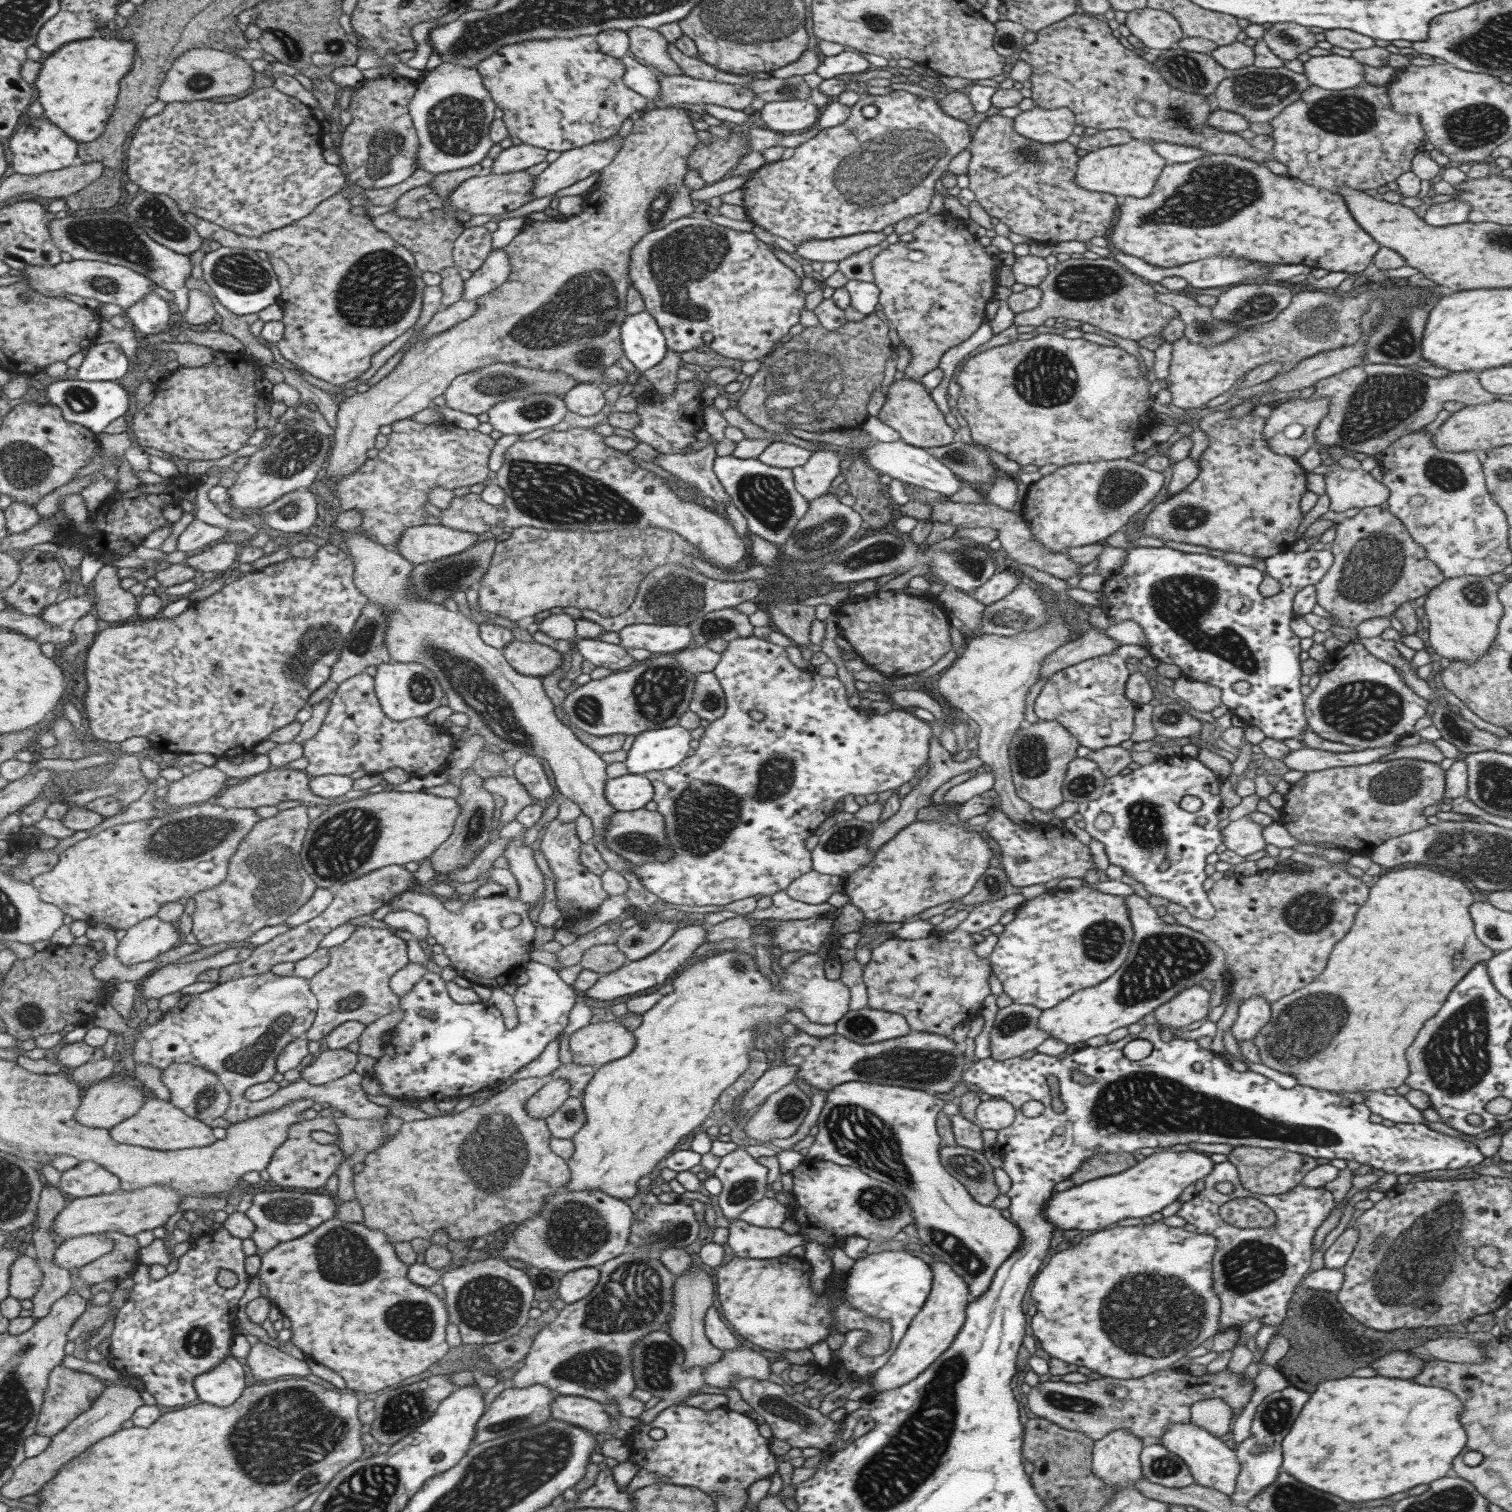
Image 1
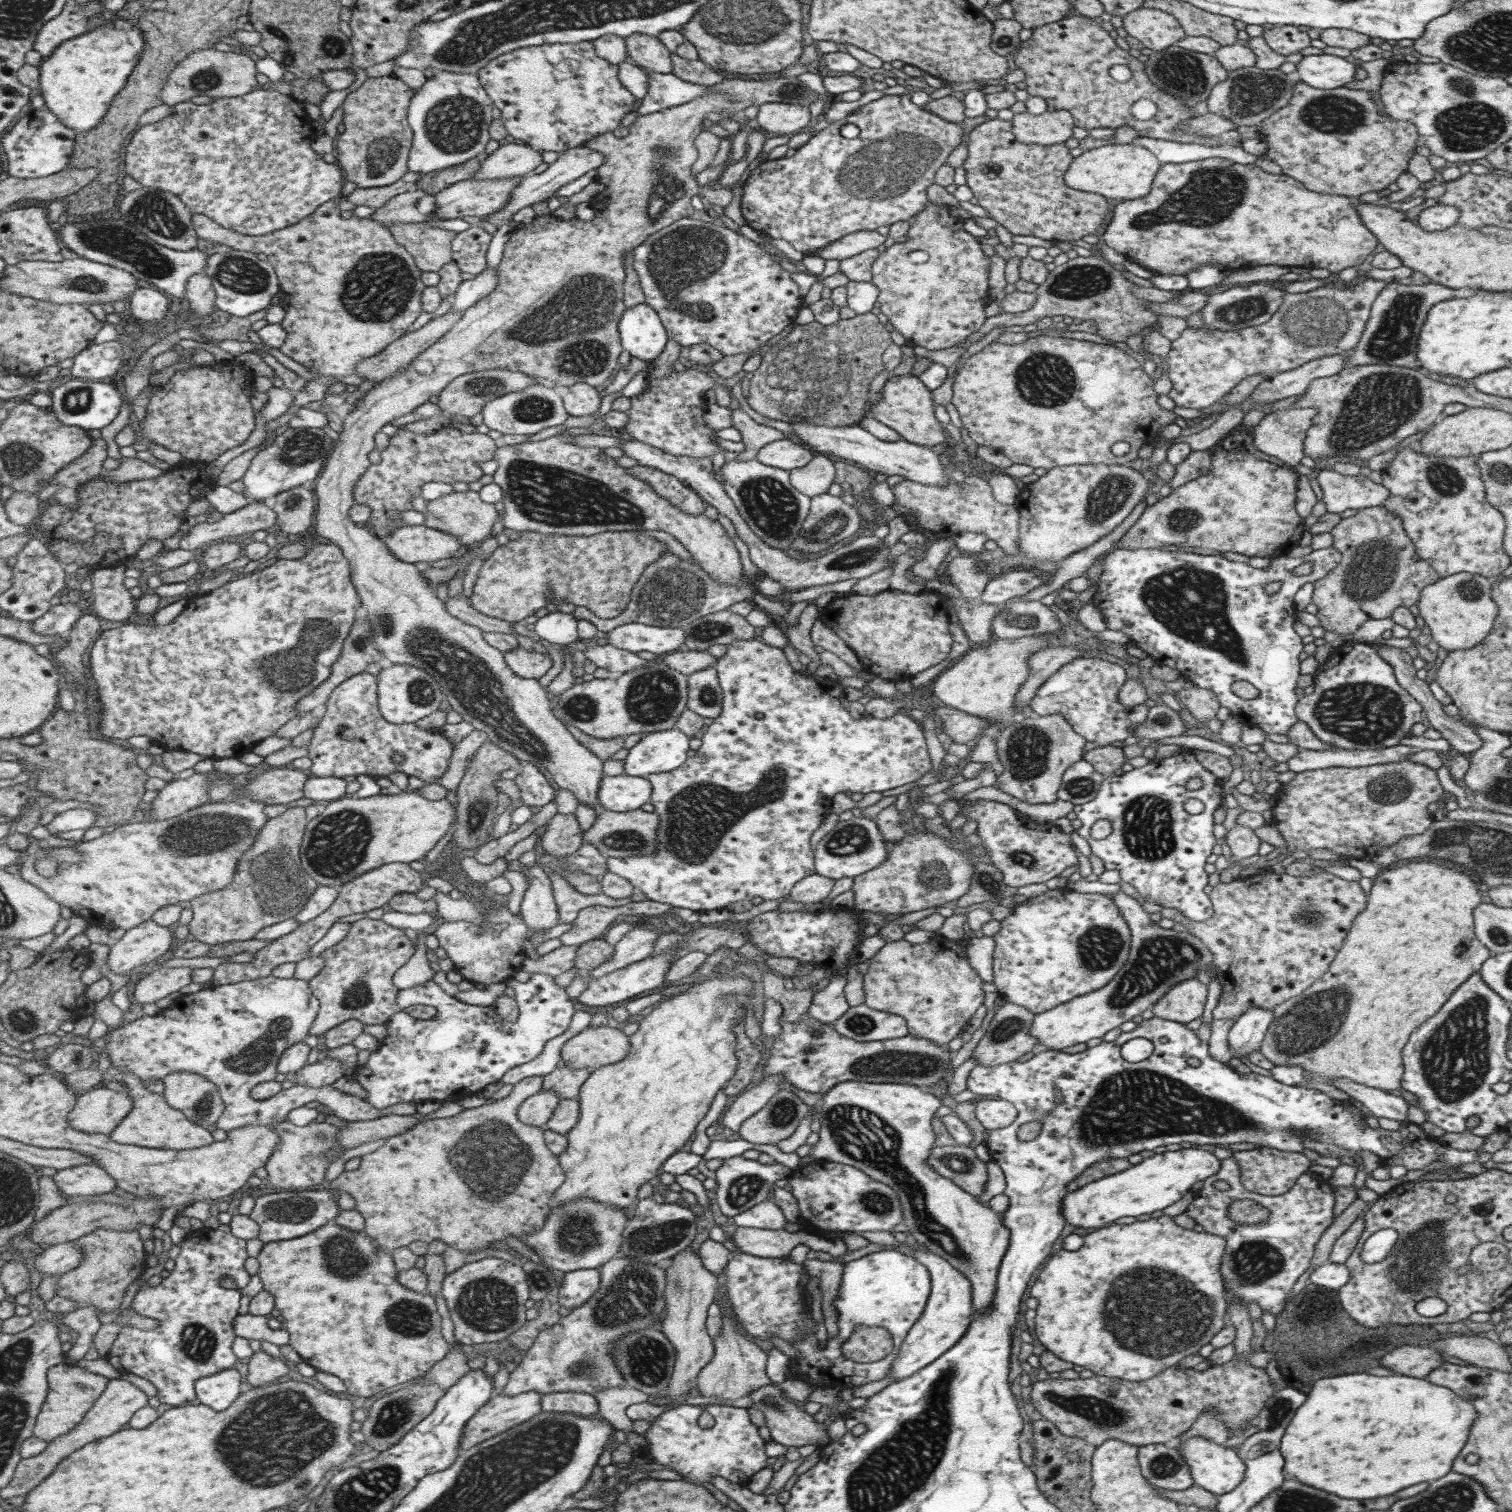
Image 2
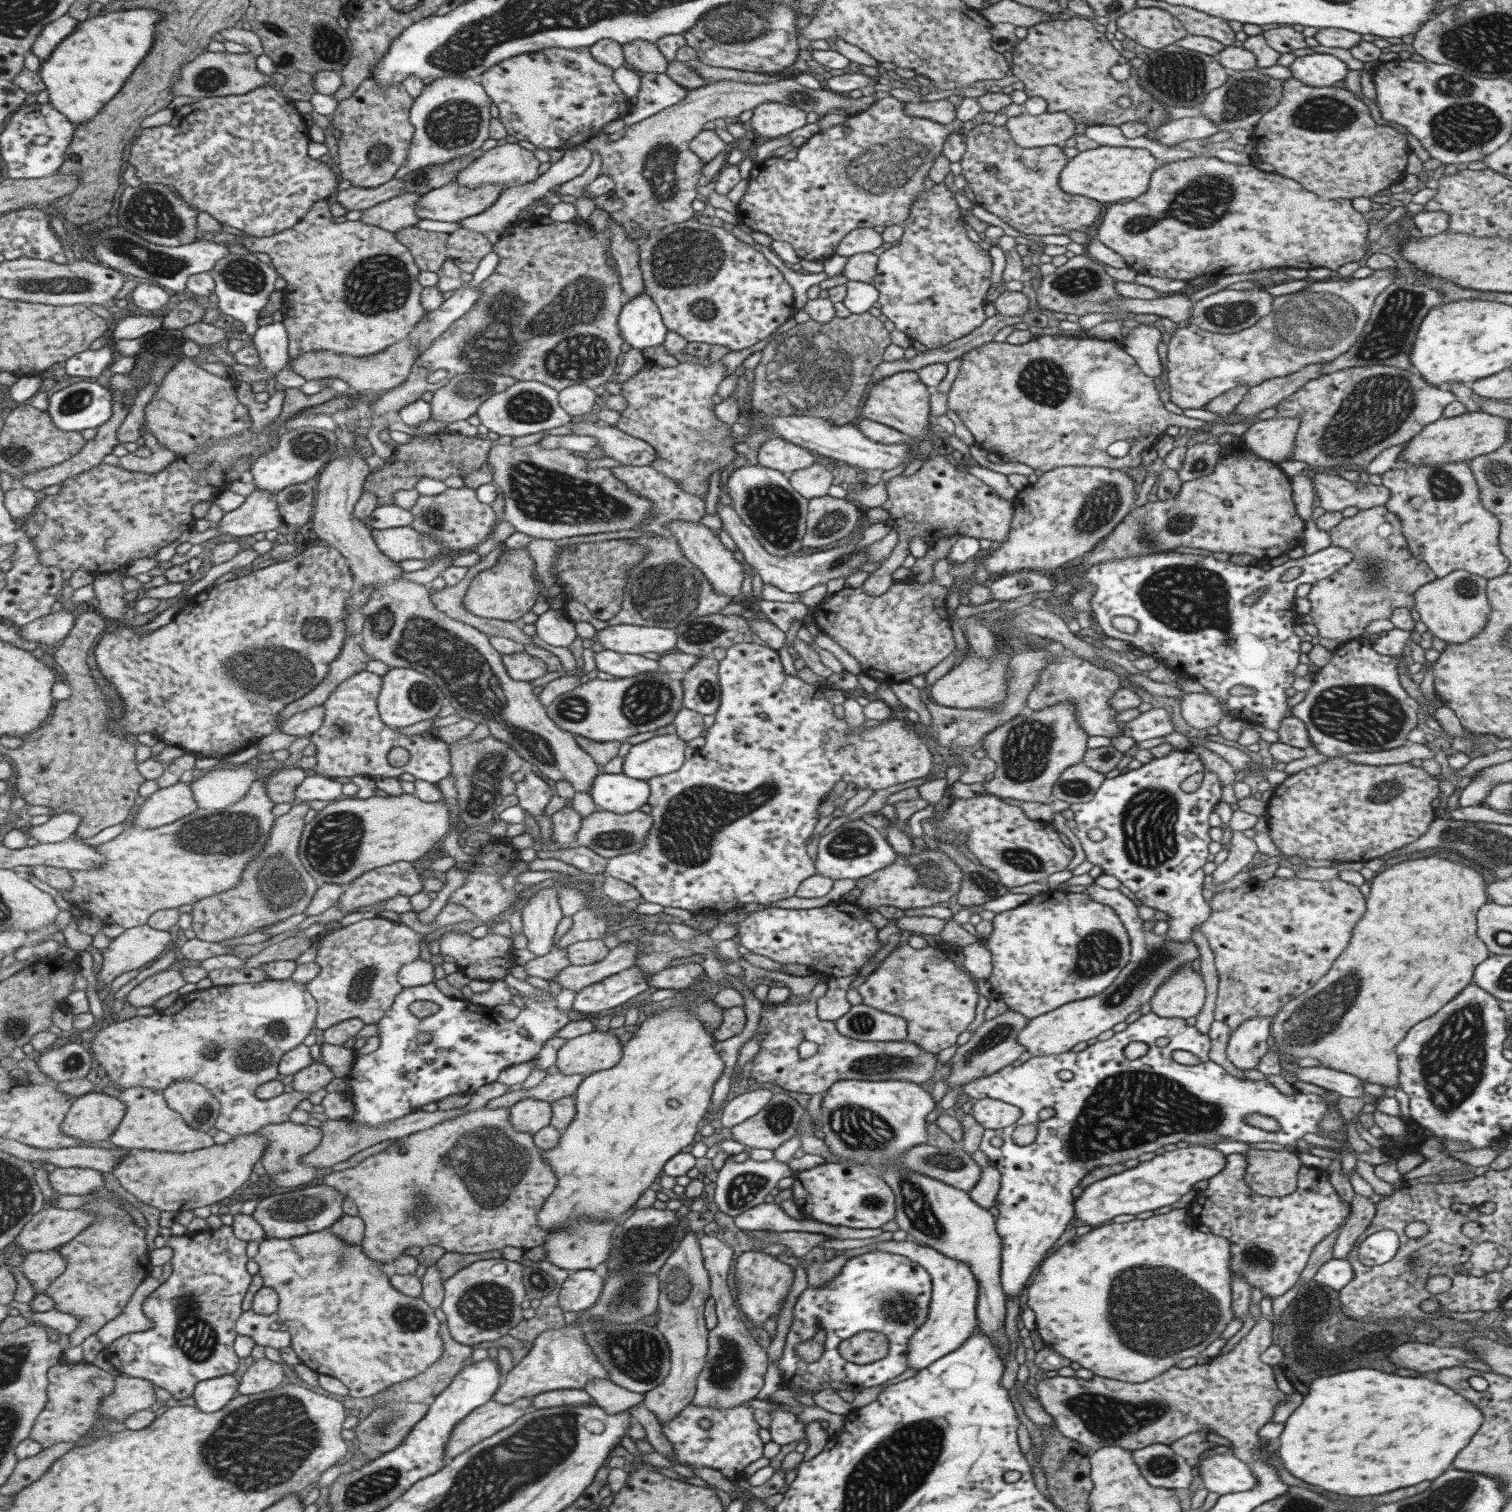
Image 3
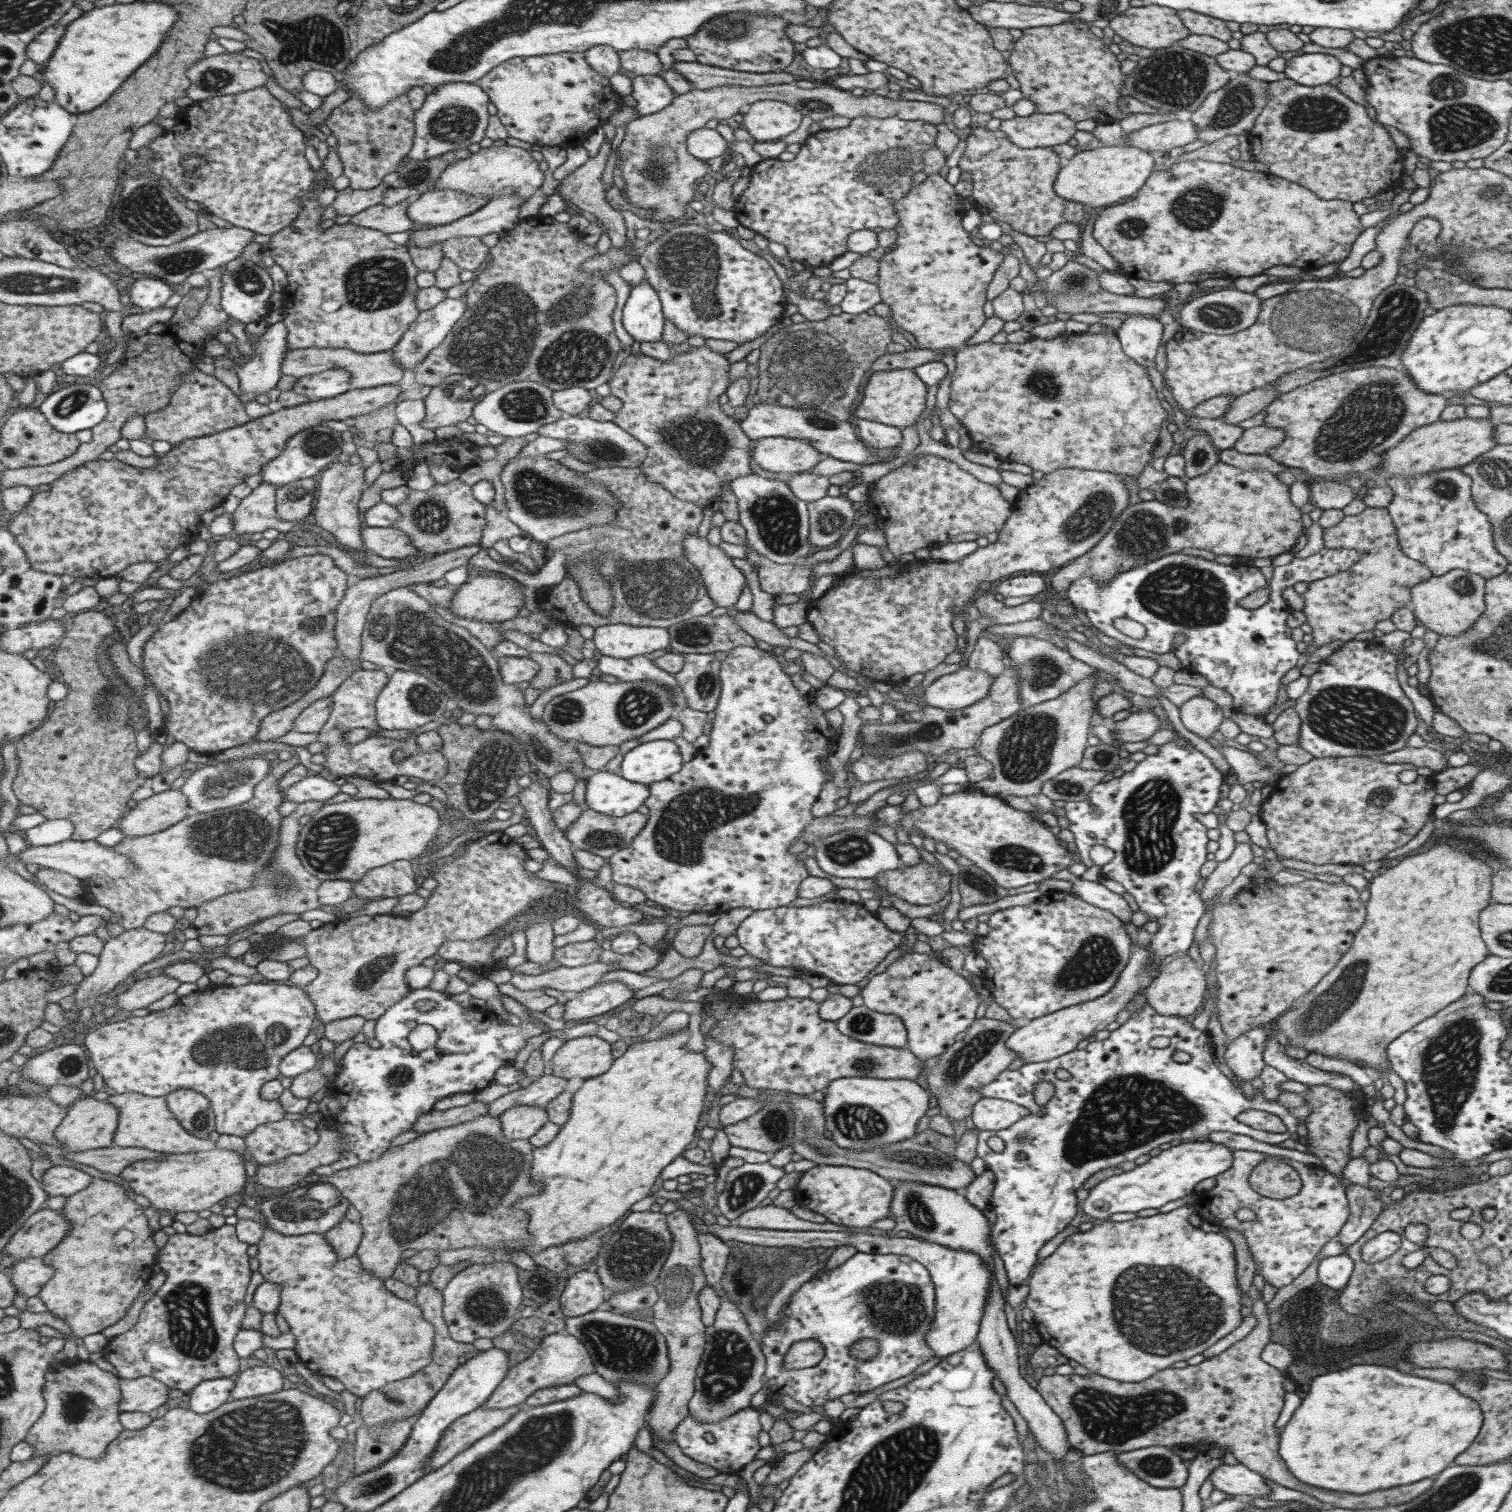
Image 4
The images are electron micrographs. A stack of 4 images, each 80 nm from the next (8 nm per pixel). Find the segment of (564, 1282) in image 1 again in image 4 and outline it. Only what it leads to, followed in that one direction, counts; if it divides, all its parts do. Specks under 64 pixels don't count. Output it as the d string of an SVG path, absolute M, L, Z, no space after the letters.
M585 1269L574 1273L566 1279L558 1299L561 1314L577 1317L603 1307L603 1289L595 1272Z

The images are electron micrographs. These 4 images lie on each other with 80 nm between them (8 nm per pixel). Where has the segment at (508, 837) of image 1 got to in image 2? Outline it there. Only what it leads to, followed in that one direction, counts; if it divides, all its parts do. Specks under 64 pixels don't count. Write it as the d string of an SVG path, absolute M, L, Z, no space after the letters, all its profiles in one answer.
M533 849L519 855L519 864L529 869L521 871L529 876L529 885L521 898L520 917L525 923L527 934L535 934L538 930L547 930L558 924L559 915L551 895L551 883L543 869L534 862L535 851Z

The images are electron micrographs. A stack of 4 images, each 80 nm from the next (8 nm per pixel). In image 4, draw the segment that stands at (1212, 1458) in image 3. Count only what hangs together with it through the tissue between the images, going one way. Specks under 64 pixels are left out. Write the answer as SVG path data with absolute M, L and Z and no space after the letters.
M1222 1462L1216 1468L1212 1468L1208 1476L1212 1482L1212 1488L1221 1490L1225 1494L1262 1498L1270 1493L1270 1486L1266 1485L1262 1476L1241 1463L1226 1465Z

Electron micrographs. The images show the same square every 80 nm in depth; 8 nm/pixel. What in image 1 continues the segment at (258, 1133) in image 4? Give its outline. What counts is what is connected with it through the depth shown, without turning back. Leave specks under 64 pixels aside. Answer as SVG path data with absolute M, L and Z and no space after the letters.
M317 1115L314 1119L297 1122L290 1126L288 1139L276 1151L267 1170L275 1185L291 1187L297 1190L300 1188L316 1189L325 1187L327 1180L341 1168L340 1162L341 1158L344 1158L344 1154L339 1145L335 1143L321 1144L317 1142L313 1133L315 1131L325 1131L338 1134L340 1130L335 1119L332 1115L326 1117Z

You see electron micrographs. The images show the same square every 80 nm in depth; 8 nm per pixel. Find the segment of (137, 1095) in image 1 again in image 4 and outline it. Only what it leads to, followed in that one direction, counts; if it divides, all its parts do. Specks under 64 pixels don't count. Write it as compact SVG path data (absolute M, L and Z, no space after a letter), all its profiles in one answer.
M97 1094L83 1096L69 1108L64 1122L59 1124L56 1137L62 1142L63 1152L81 1153L92 1149L115 1146L116 1130L120 1123L120 1108Z

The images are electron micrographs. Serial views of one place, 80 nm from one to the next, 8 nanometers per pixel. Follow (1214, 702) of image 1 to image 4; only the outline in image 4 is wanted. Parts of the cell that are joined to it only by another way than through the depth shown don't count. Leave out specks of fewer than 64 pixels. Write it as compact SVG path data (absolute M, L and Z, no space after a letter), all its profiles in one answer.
M1201 695L1186 699L1179 709L1179 718L1185 730L1201 739L1208 739L1223 721L1221 710Z

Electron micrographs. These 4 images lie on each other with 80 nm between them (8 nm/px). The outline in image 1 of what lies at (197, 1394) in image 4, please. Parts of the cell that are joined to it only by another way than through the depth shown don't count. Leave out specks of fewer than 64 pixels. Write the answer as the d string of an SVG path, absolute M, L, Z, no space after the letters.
M233 1354L217 1368L196 1379L198 1398L203 1403L227 1408L235 1404L248 1387L245 1384L245 1368Z

